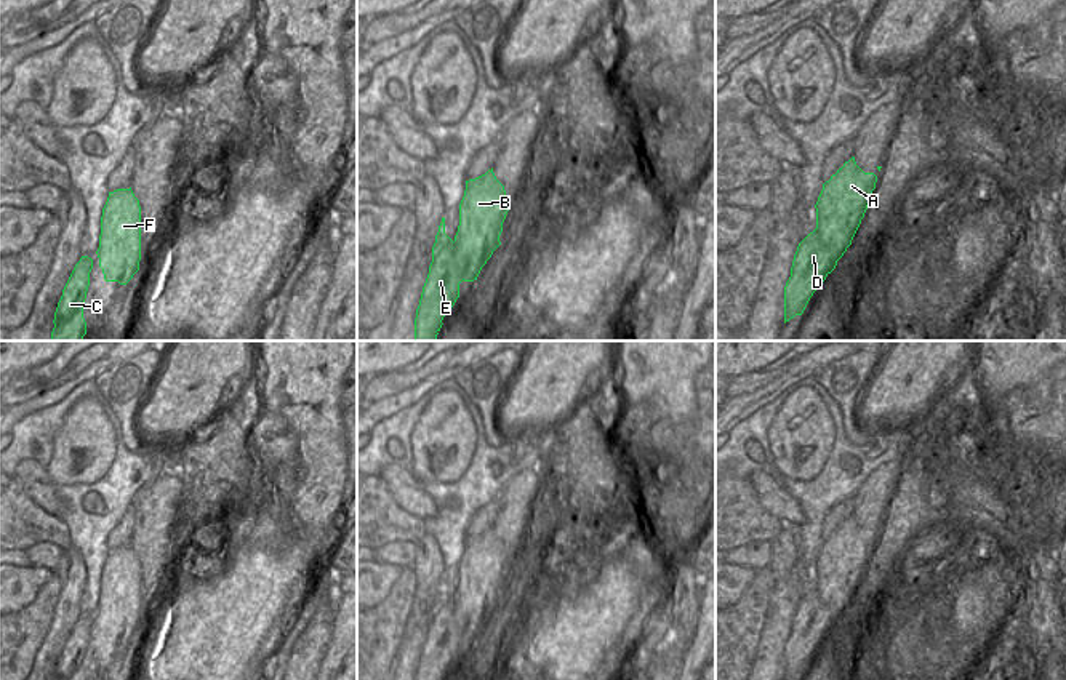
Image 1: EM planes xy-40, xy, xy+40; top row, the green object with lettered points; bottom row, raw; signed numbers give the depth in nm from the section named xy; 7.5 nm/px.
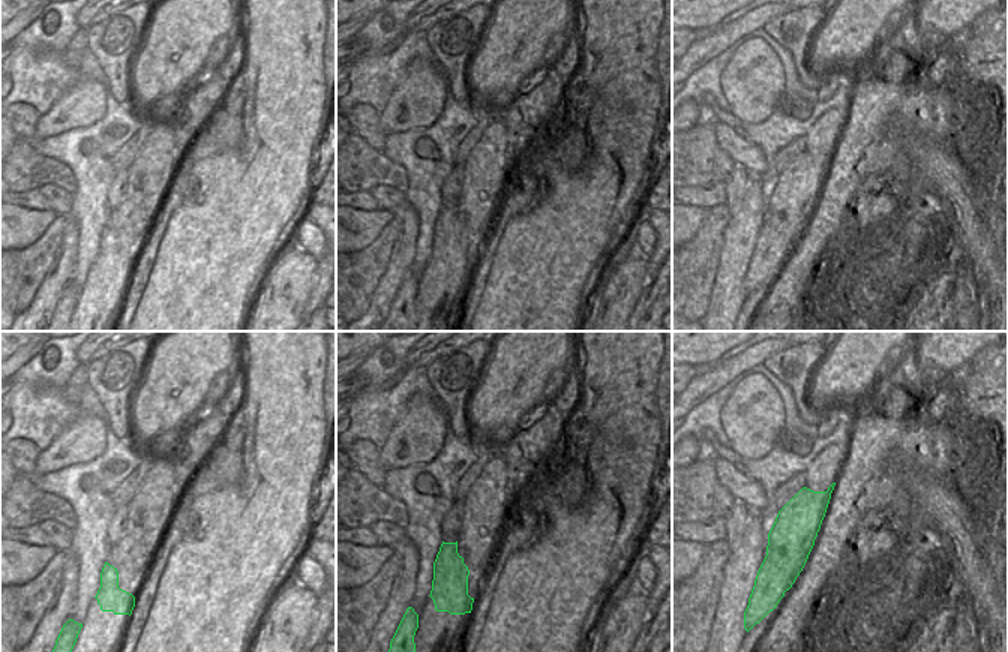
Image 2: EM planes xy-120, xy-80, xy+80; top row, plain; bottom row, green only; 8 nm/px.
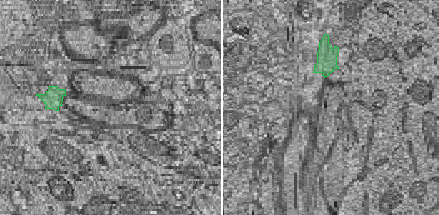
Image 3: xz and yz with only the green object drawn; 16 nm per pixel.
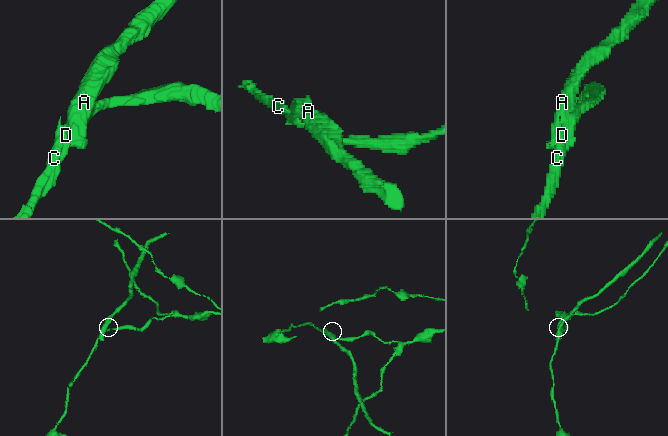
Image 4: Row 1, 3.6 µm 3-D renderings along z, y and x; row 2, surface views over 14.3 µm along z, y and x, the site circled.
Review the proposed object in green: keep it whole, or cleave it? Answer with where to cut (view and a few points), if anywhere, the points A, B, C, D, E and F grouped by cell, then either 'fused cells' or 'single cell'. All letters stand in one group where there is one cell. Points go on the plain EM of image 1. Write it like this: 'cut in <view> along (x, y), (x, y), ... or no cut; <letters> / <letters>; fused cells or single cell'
cut in xy along (453, 600), (458, 618), (464, 626), (463, 637); A B F / C D E; fused cells

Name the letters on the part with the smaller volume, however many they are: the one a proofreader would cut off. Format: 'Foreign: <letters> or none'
Foreign: A, B, F

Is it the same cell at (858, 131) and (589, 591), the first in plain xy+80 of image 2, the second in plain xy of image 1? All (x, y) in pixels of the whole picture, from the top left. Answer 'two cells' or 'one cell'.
two cells

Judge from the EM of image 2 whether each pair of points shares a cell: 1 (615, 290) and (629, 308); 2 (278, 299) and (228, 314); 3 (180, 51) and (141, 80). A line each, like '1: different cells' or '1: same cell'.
1: same cell
2: different cells
3: same cell

